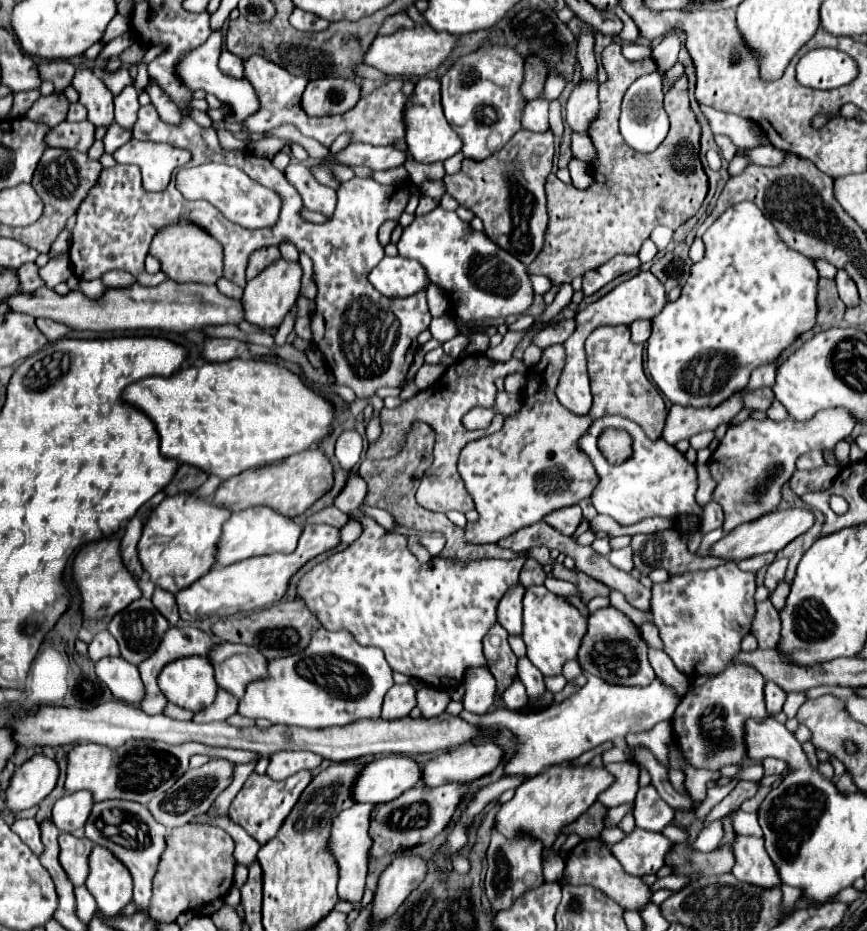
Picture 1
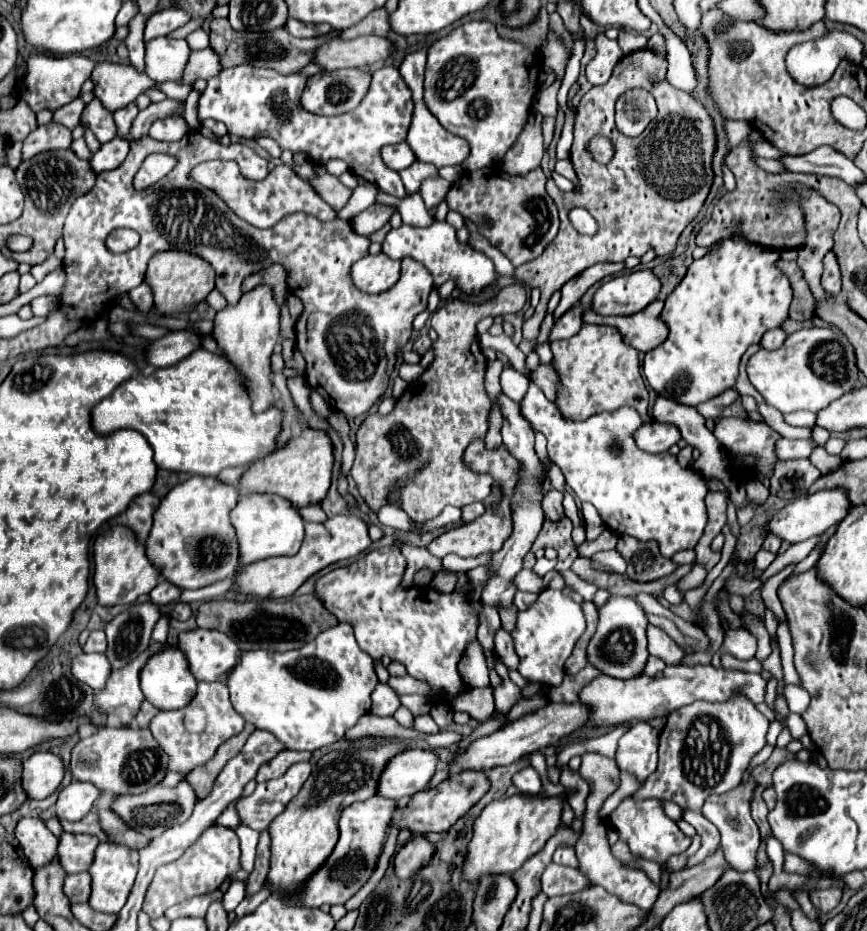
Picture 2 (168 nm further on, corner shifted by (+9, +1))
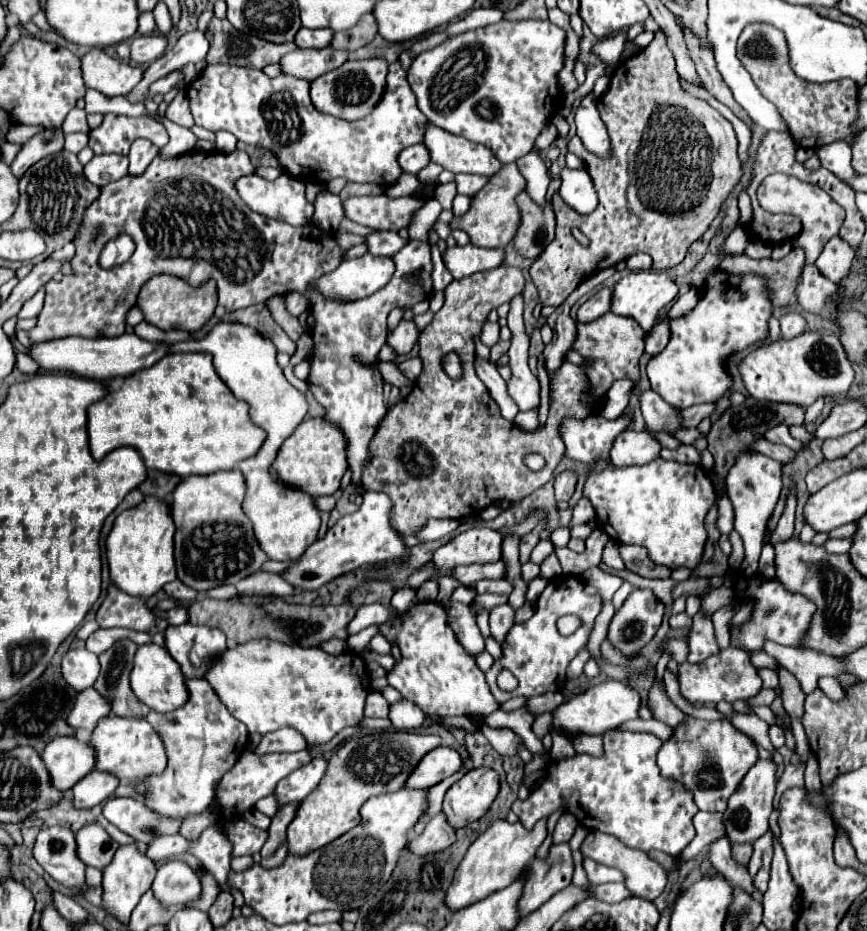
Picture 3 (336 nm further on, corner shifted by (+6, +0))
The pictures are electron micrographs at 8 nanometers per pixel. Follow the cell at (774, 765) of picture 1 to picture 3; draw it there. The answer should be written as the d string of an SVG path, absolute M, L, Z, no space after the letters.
M768 831L754 843L754 853L748 863L748 873L752 877L752 883L760 893L764 893L770 877L770 861L772 861L772 849L774 849L772 837L774 837L772 831Z

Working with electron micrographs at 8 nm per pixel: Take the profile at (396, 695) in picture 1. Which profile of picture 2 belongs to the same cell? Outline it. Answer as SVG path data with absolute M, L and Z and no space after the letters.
M377 684L377 688L371 694L371 714L375 716L393 716L393 712L401 706L399 696L387 686L387 684Z

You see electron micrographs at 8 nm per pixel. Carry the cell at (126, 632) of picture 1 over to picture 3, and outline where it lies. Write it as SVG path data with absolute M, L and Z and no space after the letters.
M120 639L100 655L100 677L94 687L112 699L112 711L118 717L146 717L150 707L138 701L130 687L130 673L134 665L134 655L138 651L138 643L130 639Z

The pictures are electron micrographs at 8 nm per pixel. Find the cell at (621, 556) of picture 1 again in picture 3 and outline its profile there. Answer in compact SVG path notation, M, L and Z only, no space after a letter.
M608 541L608 543L606 543L604 553L602 553L602 563L606 563L608 567L612 567L612 569L616 569L616 571L626 569L622 557L618 555L618 543L616 543L616 541Z

